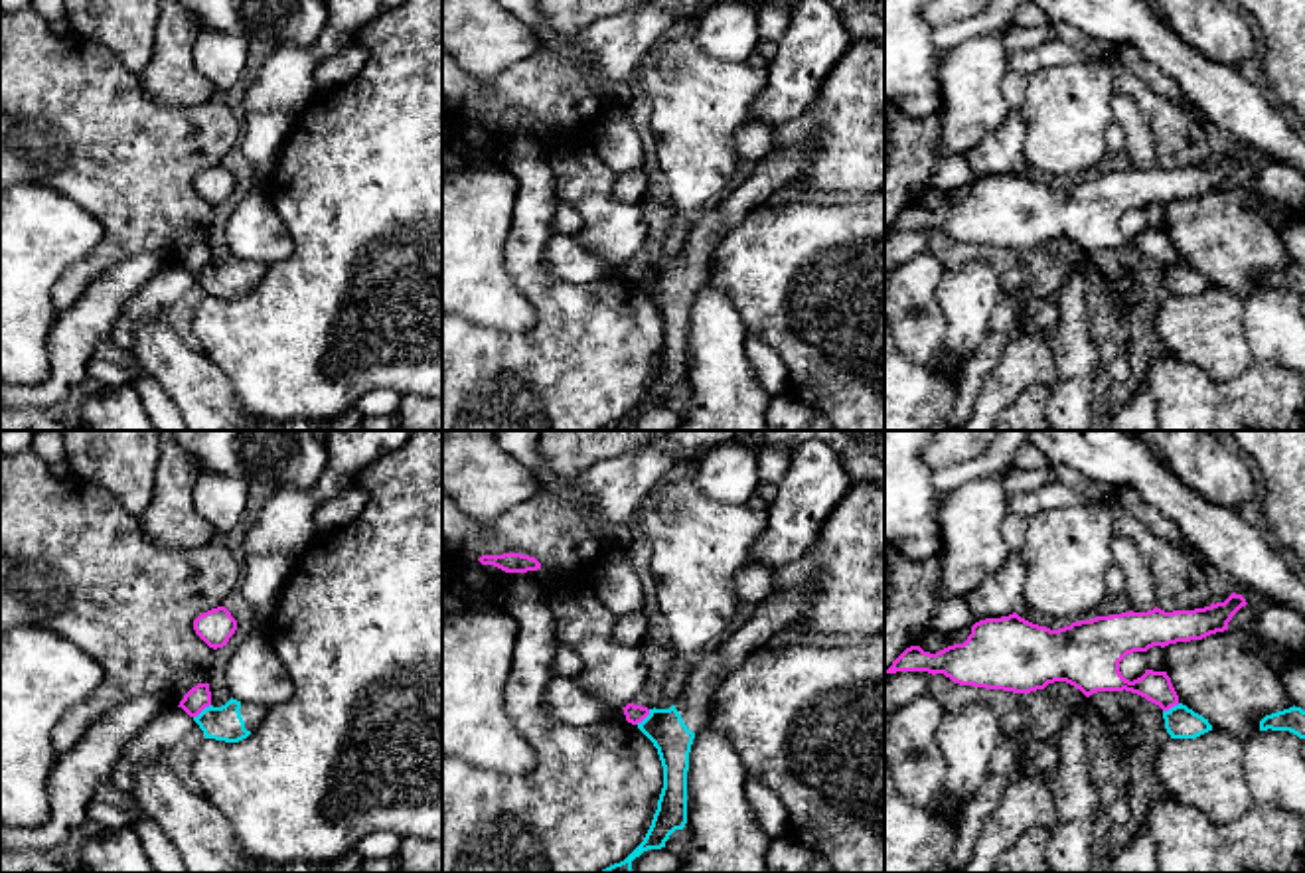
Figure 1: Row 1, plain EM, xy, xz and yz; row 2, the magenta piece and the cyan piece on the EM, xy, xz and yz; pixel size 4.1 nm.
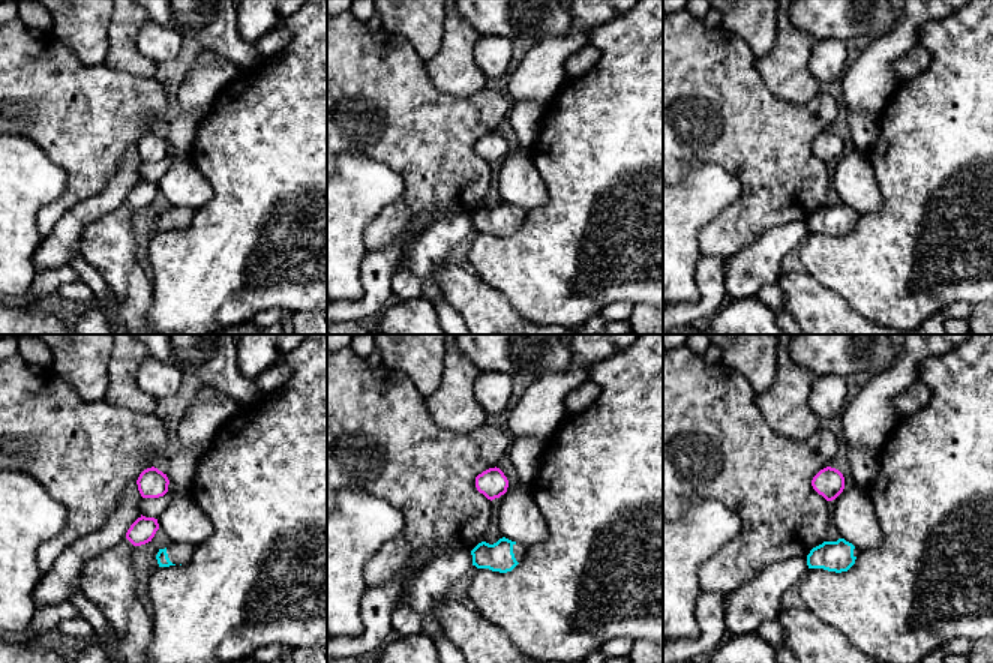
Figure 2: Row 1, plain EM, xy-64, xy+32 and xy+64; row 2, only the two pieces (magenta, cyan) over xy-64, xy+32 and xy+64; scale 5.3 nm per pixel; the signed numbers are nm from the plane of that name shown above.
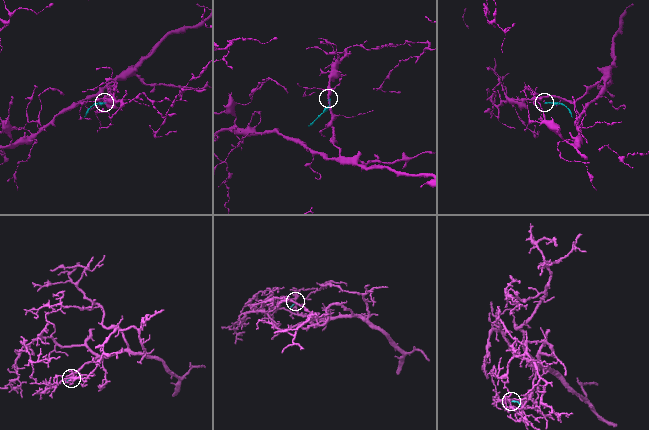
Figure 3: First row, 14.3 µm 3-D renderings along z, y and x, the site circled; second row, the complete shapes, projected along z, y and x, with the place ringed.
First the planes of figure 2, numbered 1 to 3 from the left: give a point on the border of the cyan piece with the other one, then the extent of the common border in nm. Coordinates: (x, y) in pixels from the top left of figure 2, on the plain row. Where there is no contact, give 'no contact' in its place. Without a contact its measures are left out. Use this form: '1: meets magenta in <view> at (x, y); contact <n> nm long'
1: no contact
2: no contact
3: no contact

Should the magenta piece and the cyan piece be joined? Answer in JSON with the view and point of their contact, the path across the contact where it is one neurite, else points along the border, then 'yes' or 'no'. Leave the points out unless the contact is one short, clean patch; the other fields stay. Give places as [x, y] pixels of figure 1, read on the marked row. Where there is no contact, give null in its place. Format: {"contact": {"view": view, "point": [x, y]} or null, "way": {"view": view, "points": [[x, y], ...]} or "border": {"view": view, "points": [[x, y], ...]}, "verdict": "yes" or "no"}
{"contact": {"view": "xy", "point": [202, 710]}, "border": {"view": "xy", "points": [[210, 704], [194, 717]]}, "verdict": "no"}

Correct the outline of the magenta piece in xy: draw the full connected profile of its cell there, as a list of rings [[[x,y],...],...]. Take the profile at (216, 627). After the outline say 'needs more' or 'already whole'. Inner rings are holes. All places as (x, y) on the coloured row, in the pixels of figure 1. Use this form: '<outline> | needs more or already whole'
[[[225,606],[211,608],[193,620],[195,634],[213,650],[223,648],[237,630],[237,620]]] | already whole

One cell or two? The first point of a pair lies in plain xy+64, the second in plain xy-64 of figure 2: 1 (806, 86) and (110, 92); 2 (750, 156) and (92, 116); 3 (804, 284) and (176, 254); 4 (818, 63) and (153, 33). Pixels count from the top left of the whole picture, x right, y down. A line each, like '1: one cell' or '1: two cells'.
1: two cells
2: one cell
3: two cells
4: one cell

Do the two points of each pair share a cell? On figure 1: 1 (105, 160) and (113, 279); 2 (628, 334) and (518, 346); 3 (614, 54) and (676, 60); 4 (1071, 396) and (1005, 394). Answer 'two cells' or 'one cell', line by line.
1: two cells
2: one cell
3: two cells
4: two cells

